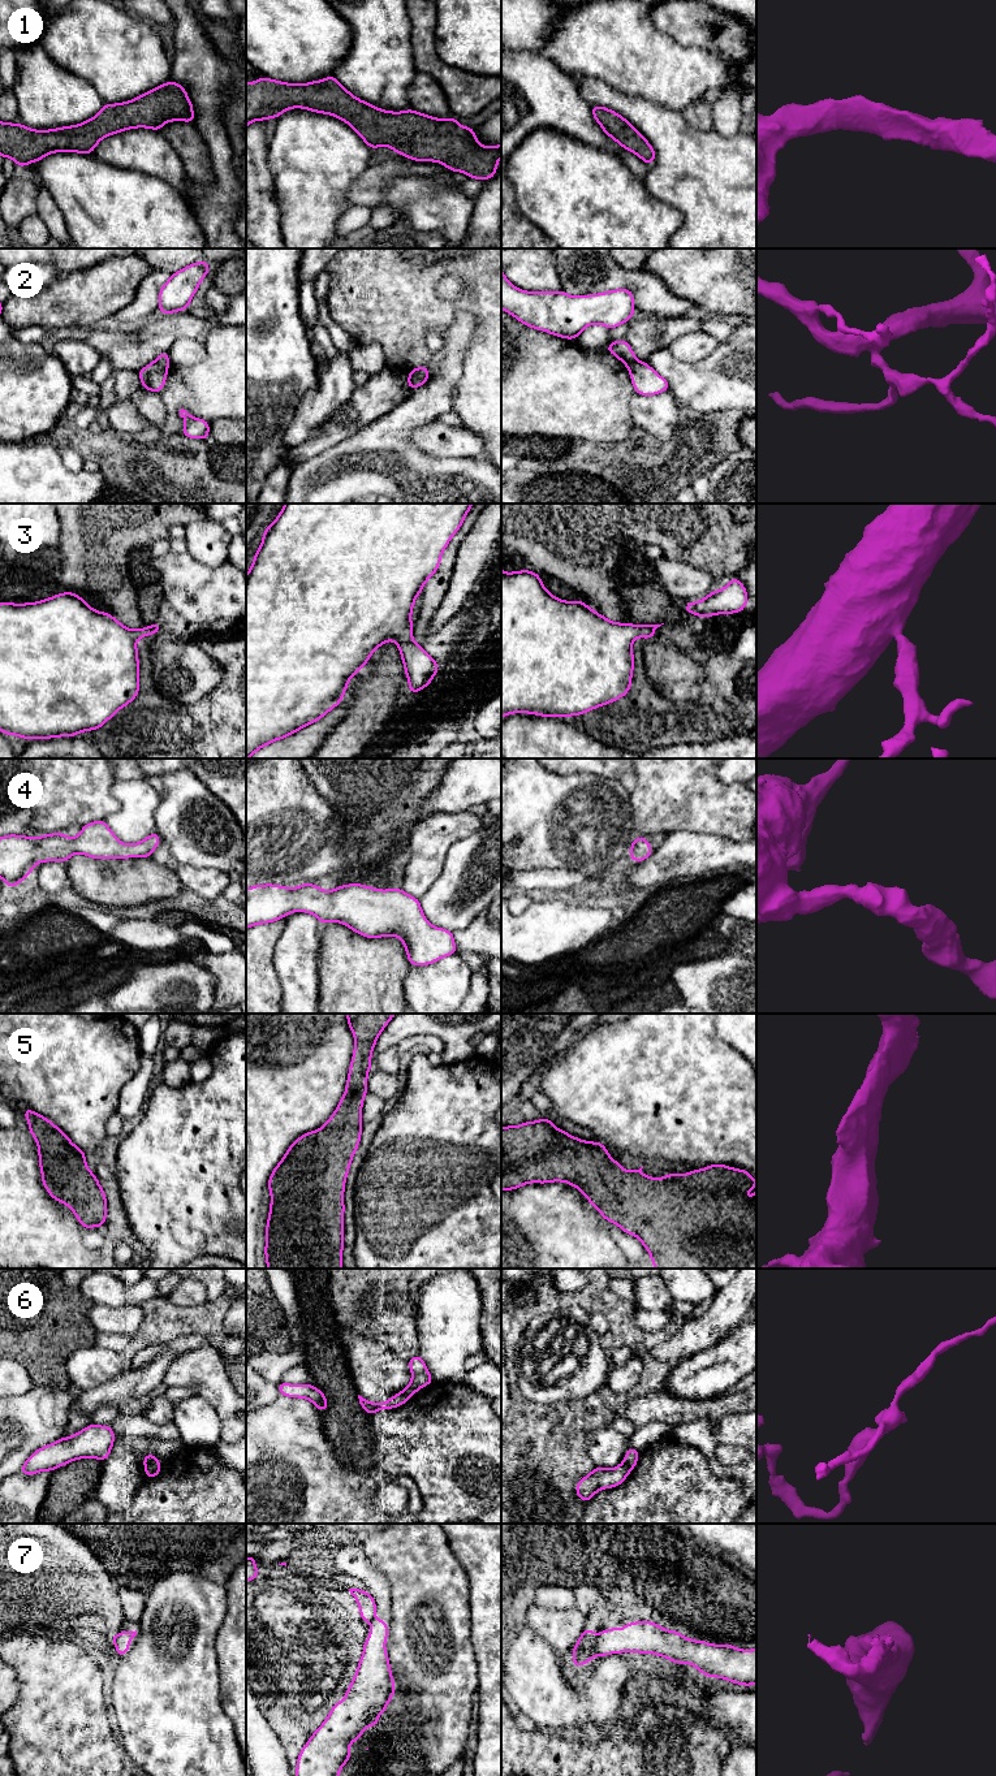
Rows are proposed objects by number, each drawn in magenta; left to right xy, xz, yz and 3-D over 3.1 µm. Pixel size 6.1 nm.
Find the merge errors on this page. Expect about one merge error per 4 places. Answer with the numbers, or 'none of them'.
2, 6, 7

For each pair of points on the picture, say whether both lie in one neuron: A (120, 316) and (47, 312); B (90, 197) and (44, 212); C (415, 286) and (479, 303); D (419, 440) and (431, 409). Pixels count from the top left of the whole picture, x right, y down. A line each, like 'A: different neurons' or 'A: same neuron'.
A: different neurons
B: different neurons
C: same neuron
D: different neurons

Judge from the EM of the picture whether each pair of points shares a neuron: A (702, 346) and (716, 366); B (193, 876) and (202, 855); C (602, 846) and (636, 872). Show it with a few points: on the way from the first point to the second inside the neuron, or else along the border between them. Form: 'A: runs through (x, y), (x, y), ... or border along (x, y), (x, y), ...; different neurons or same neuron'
A: border along (719, 342), (712, 351), (695, 362), (678, 361); different neurons
B: border along (169, 852), (180, 863), (214, 867), (227, 873); different neurons
C: border along (629, 859), (615, 876); different neurons

